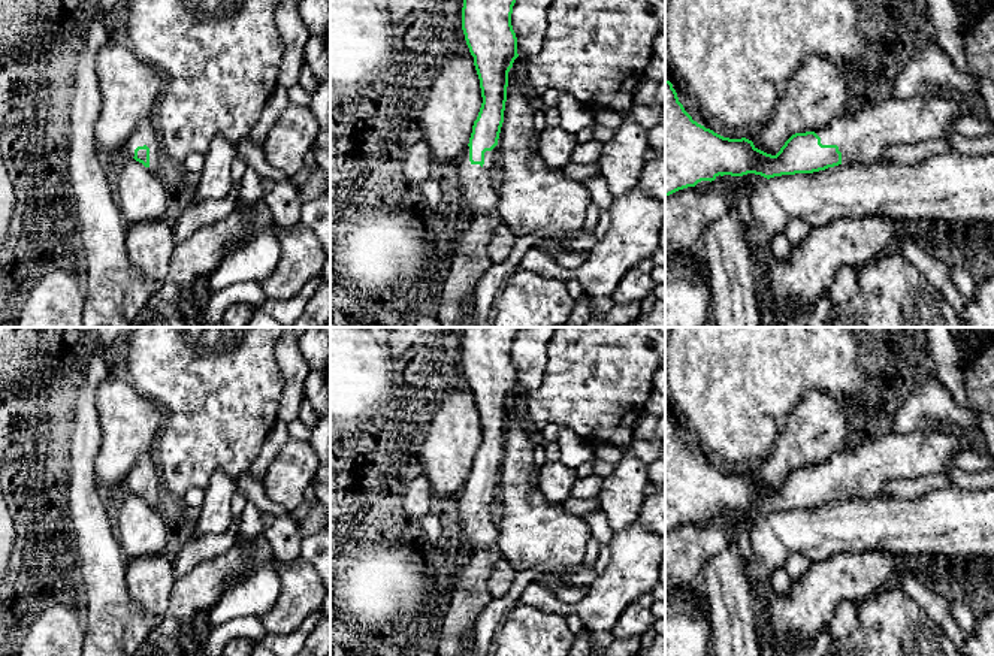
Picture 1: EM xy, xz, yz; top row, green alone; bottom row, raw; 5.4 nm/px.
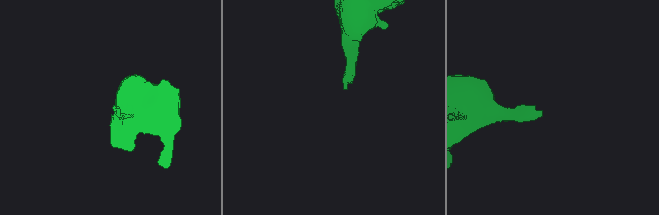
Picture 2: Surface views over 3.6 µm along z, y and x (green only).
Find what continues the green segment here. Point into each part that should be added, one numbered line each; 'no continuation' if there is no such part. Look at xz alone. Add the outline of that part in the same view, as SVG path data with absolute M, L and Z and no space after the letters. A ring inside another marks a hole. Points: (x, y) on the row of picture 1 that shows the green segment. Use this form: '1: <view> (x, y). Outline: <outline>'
1: xz (479, 190). Outline: M469 146L457 161L462 202L468 212L475 217L492 212L498 208L498 185L495 184L495 155L498 146L484 152L484 164L472 164L469 161Z

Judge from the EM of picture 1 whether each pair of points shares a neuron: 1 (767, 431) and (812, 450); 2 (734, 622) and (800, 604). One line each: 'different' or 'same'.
1: different
2: different

